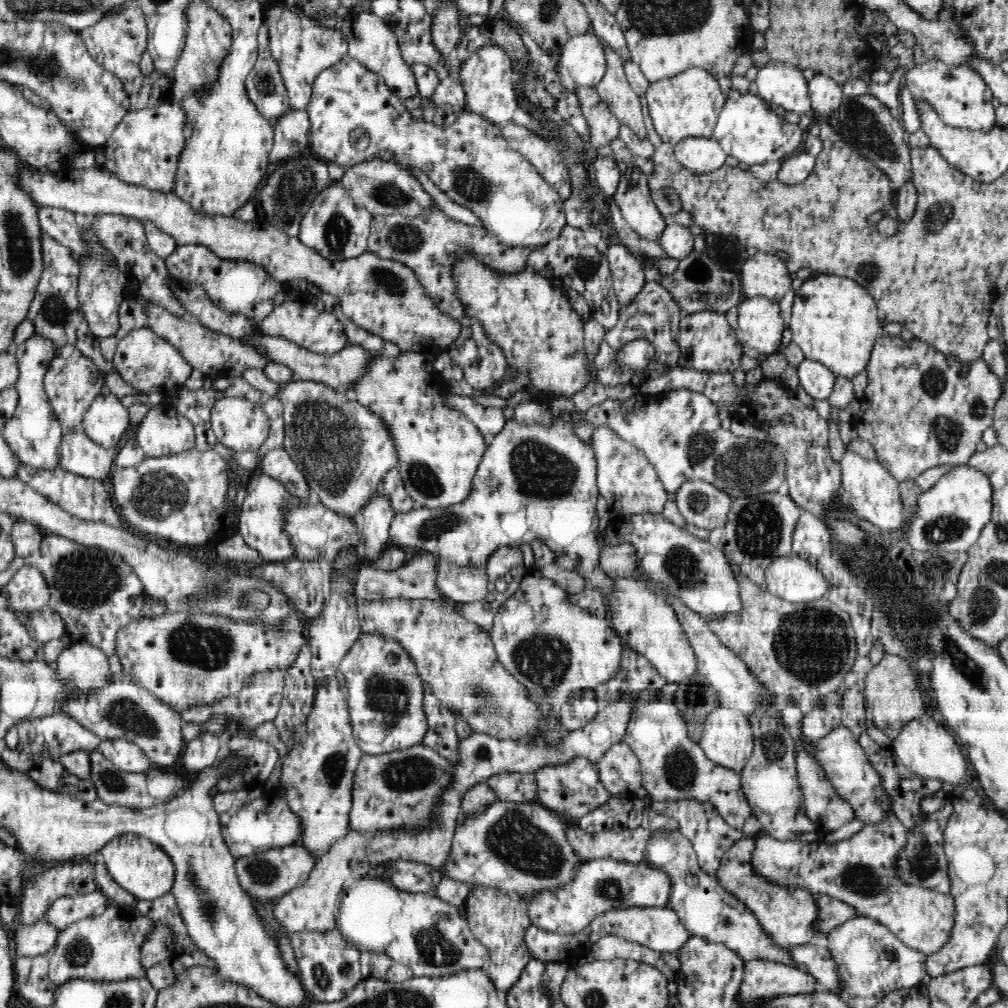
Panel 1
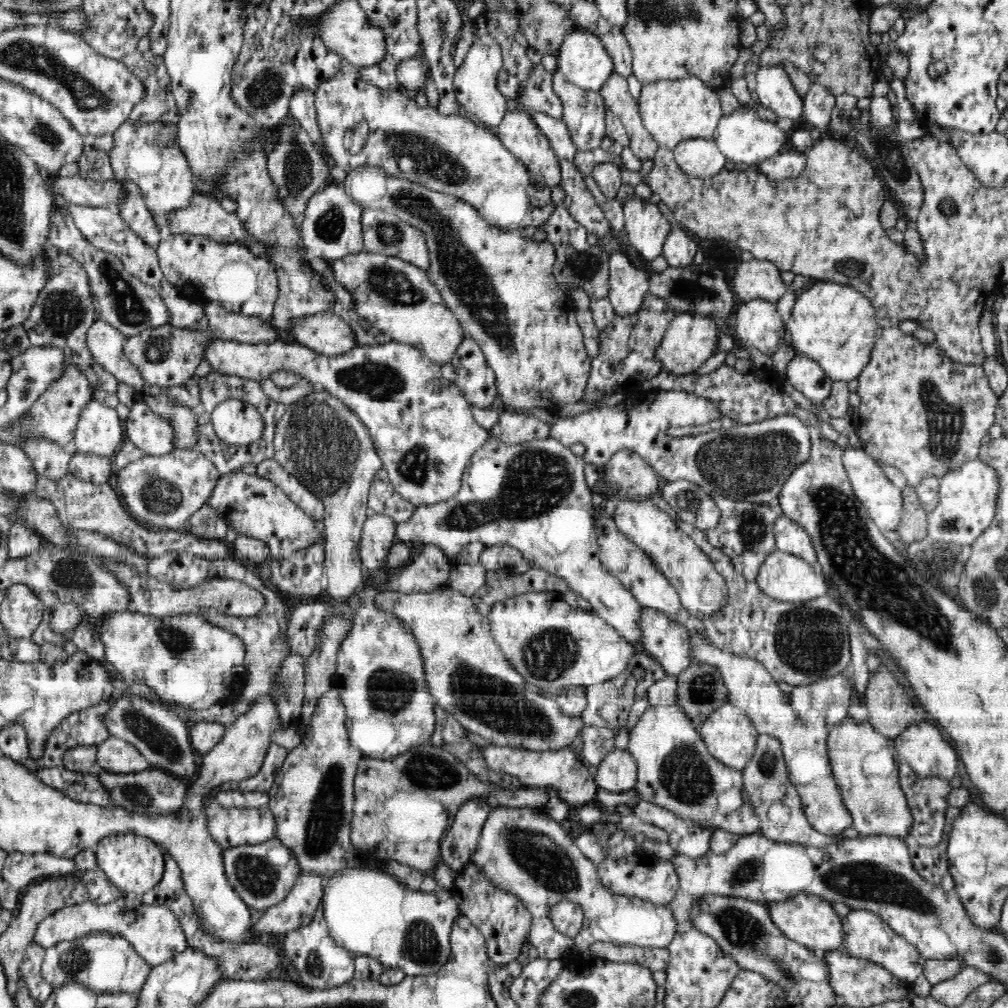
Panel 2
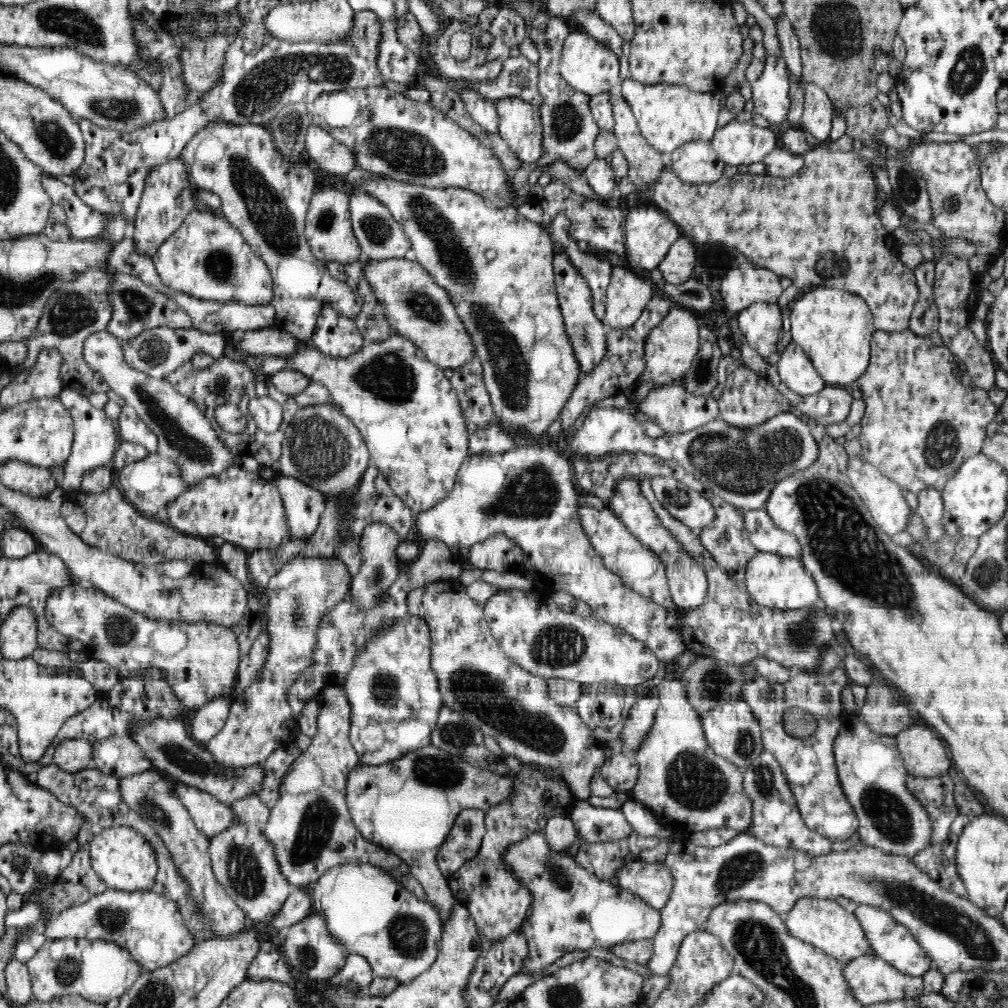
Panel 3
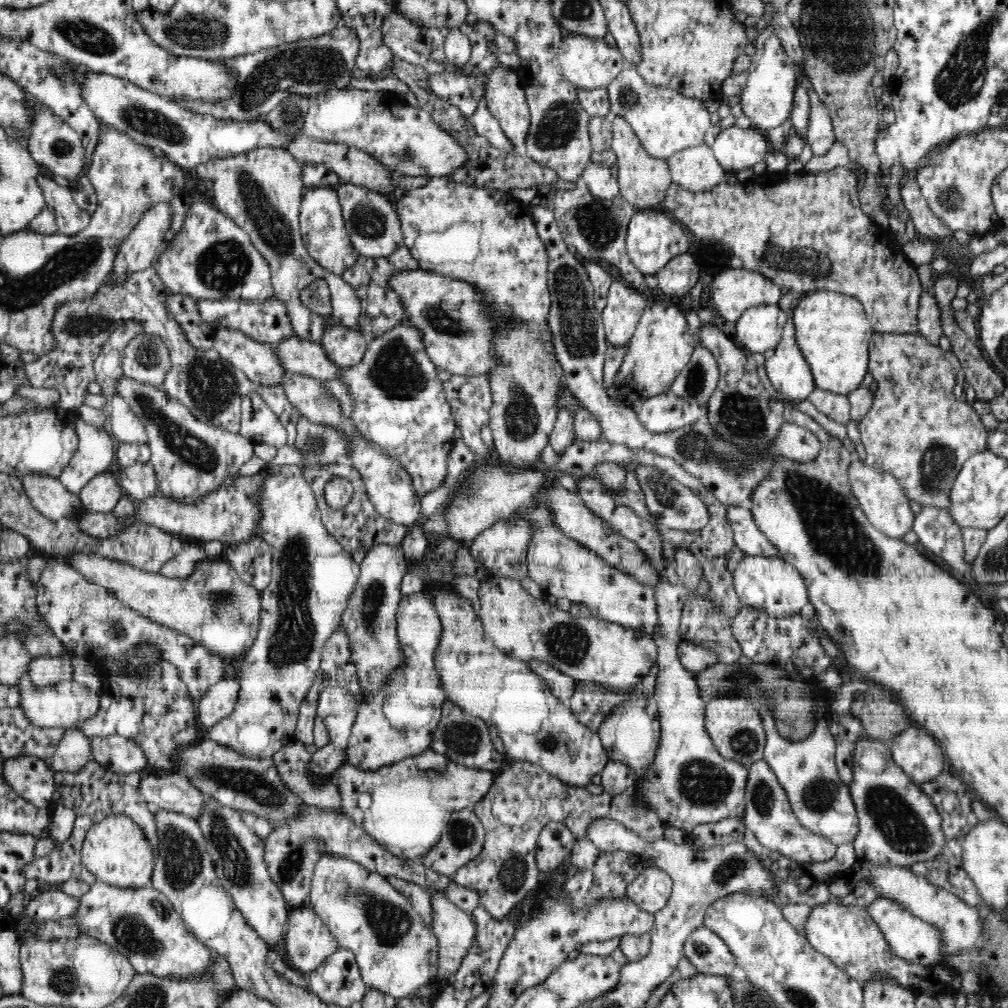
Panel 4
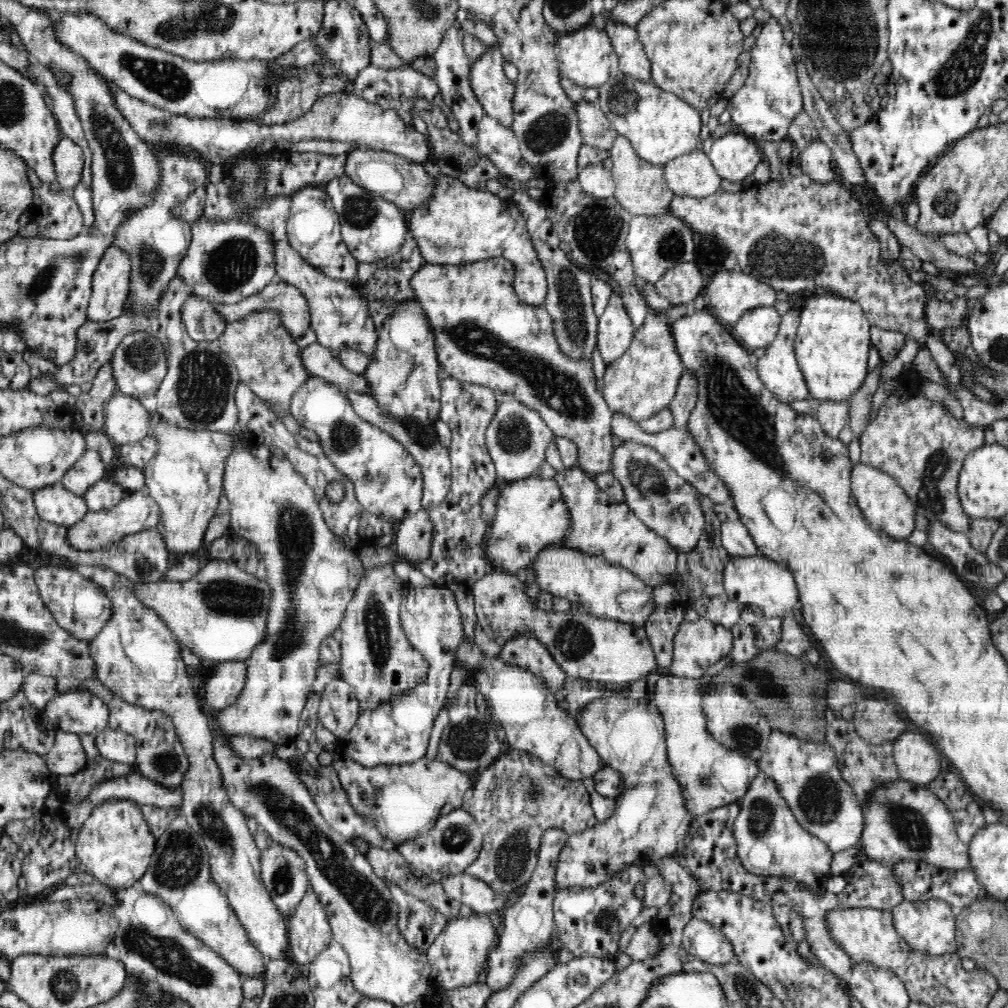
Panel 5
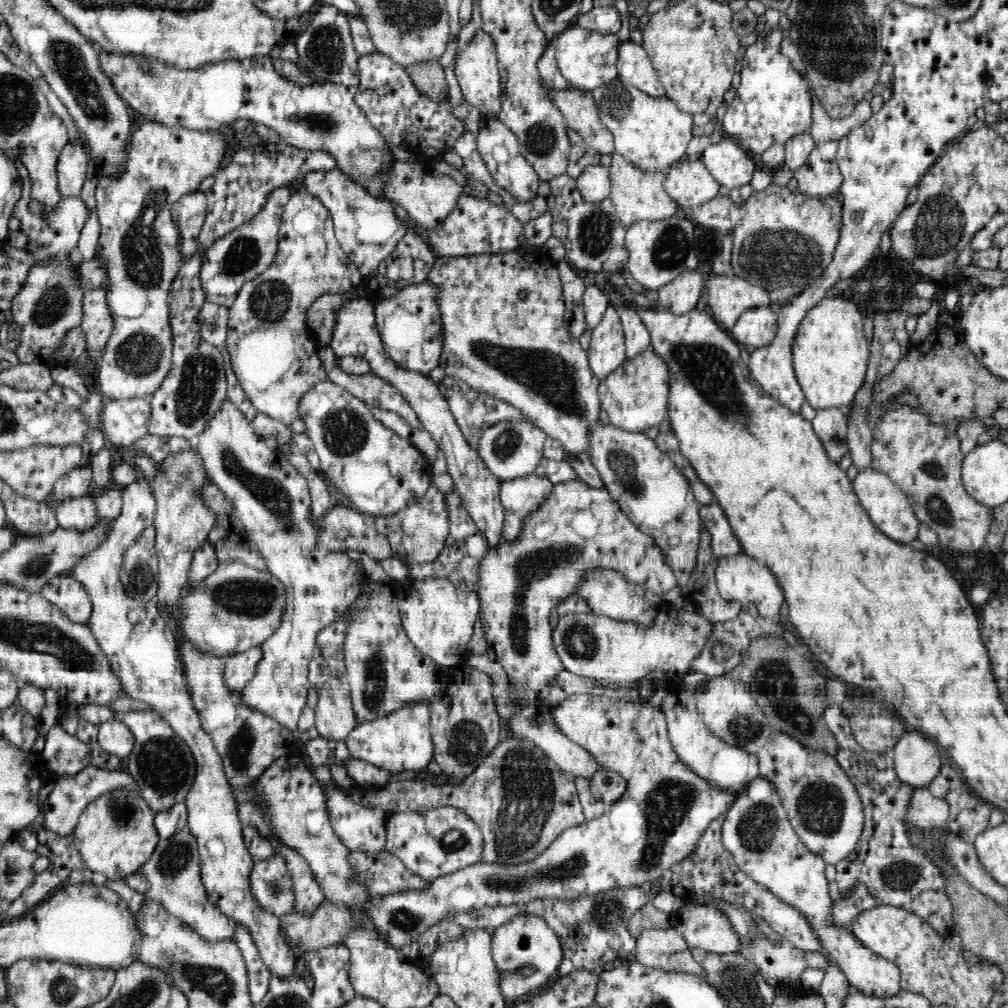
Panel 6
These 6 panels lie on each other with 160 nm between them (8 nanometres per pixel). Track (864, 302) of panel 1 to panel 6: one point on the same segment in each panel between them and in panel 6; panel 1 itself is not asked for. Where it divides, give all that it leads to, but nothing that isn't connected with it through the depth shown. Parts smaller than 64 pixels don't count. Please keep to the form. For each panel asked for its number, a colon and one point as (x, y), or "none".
2: (833, 324)
3: (834, 328)
4: (832, 330)
5: (833, 340)
6: (830, 352)

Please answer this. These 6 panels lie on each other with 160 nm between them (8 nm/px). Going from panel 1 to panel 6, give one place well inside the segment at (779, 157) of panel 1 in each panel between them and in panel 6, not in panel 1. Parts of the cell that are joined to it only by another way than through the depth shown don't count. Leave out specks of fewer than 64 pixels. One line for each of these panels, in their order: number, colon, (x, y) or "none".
2: (741, 136)
3: (737, 143)
4: (735, 148)
5: (735, 156)
6: (727, 161)

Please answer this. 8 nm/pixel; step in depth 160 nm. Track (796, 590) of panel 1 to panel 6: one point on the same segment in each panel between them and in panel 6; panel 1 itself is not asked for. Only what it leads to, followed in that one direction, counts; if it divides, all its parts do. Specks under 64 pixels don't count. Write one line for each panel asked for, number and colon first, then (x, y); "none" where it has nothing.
2: (785, 577)
3: (771, 579)
4: (771, 584)
5: (757, 581)
6: (740, 578)

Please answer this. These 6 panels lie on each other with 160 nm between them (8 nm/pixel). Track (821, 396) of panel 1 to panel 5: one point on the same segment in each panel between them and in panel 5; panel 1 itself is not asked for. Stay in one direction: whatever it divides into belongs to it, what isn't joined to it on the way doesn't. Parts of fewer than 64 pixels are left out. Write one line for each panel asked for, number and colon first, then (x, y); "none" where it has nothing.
2: (806, 375)
3: (795, 369)
4: (789, 372)
5: (778, 369)

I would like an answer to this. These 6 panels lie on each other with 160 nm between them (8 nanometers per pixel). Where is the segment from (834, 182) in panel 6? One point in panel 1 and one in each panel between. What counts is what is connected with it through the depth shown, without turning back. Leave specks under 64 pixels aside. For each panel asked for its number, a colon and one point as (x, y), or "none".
1: (826, 95)
2: (818, 103)
3: (818, 110)
4: (819, 133)
5: (815, 160)

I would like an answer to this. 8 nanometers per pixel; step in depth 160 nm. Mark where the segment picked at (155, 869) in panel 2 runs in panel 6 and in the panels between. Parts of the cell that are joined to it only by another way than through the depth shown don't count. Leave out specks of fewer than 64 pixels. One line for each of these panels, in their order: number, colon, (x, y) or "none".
3: (121, 856)
4: (115, 851)
5: (114, 845)
6: (116, 835)

